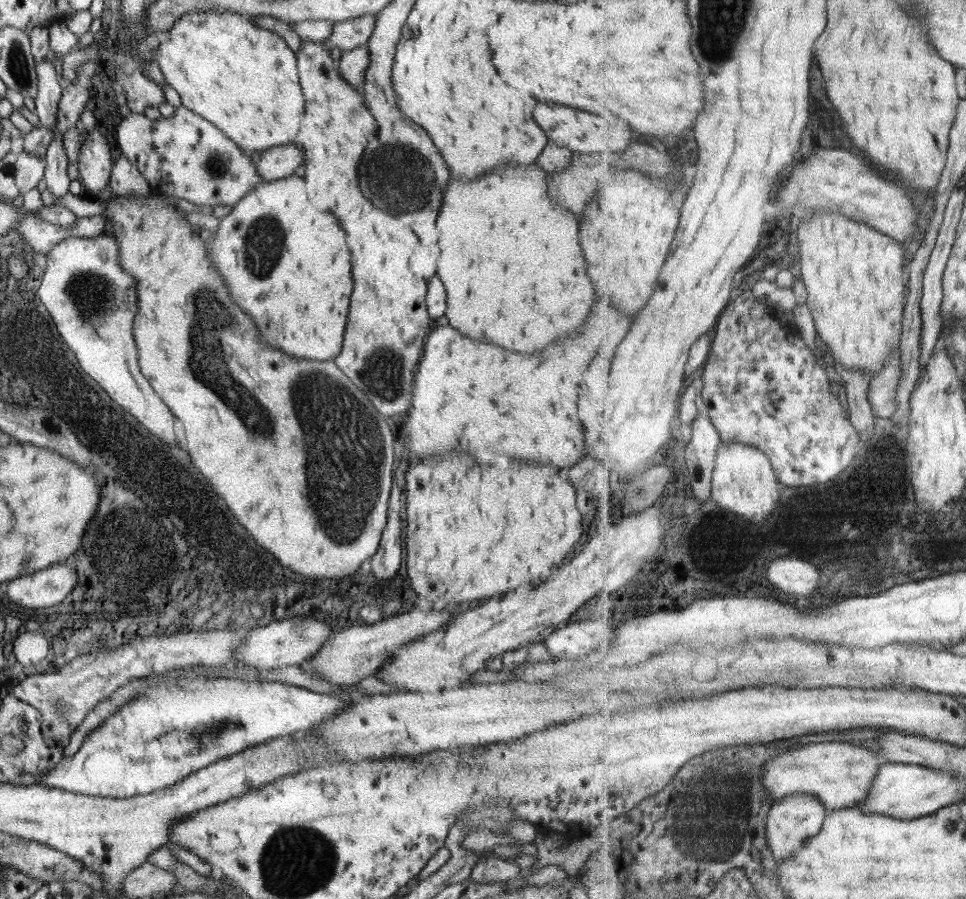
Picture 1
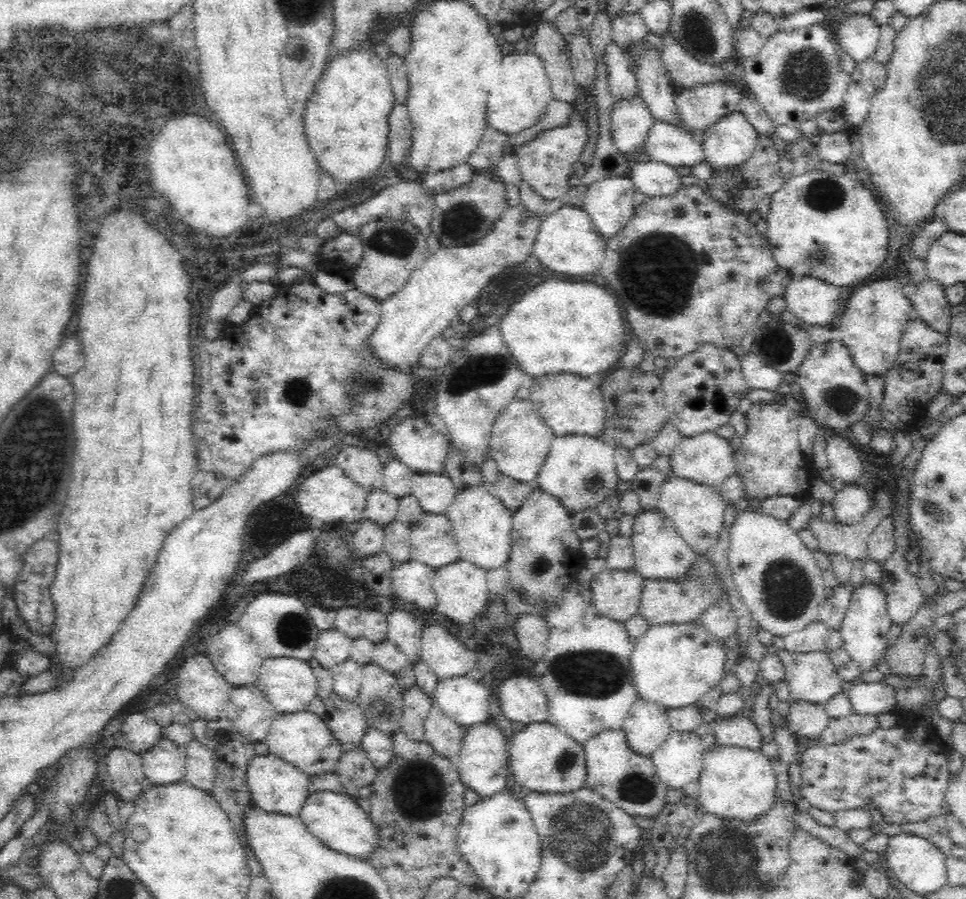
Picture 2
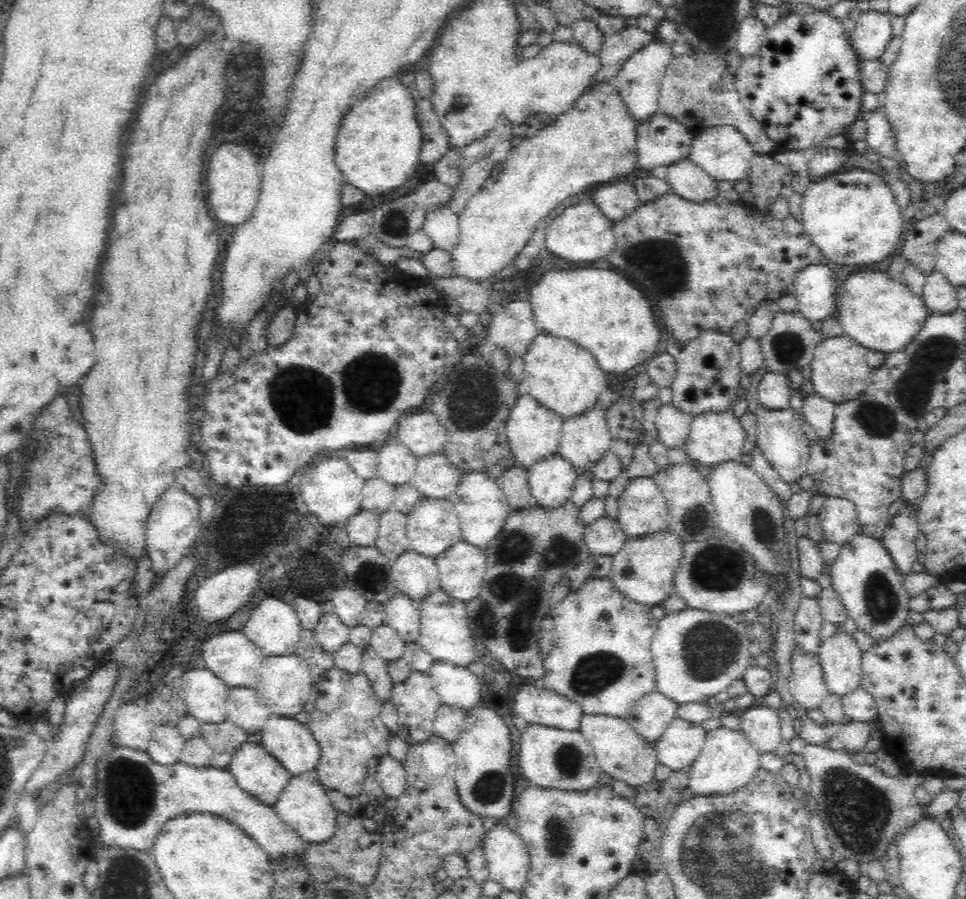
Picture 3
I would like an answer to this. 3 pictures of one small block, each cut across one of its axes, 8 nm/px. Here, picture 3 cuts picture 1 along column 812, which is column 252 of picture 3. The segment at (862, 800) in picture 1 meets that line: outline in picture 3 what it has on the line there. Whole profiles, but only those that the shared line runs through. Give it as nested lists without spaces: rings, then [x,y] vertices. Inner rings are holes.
[[[247,742],[237,750],[229,771],[244,790],[269,806],[278,802],[294,776],[278,758],[253,742]]]

